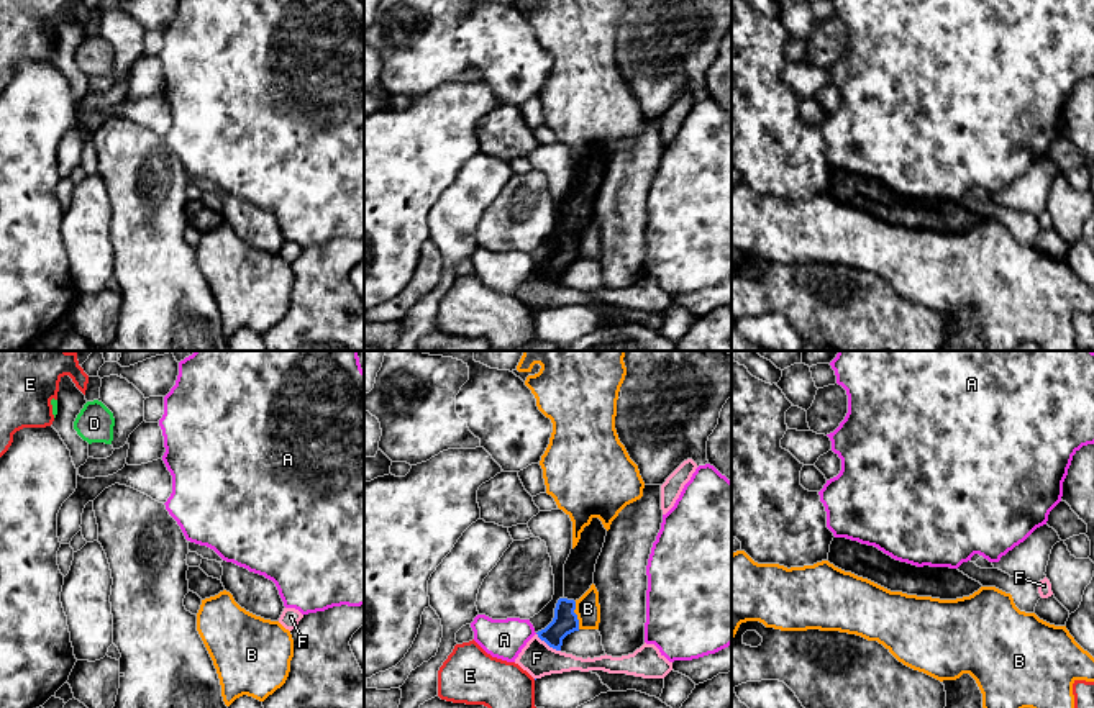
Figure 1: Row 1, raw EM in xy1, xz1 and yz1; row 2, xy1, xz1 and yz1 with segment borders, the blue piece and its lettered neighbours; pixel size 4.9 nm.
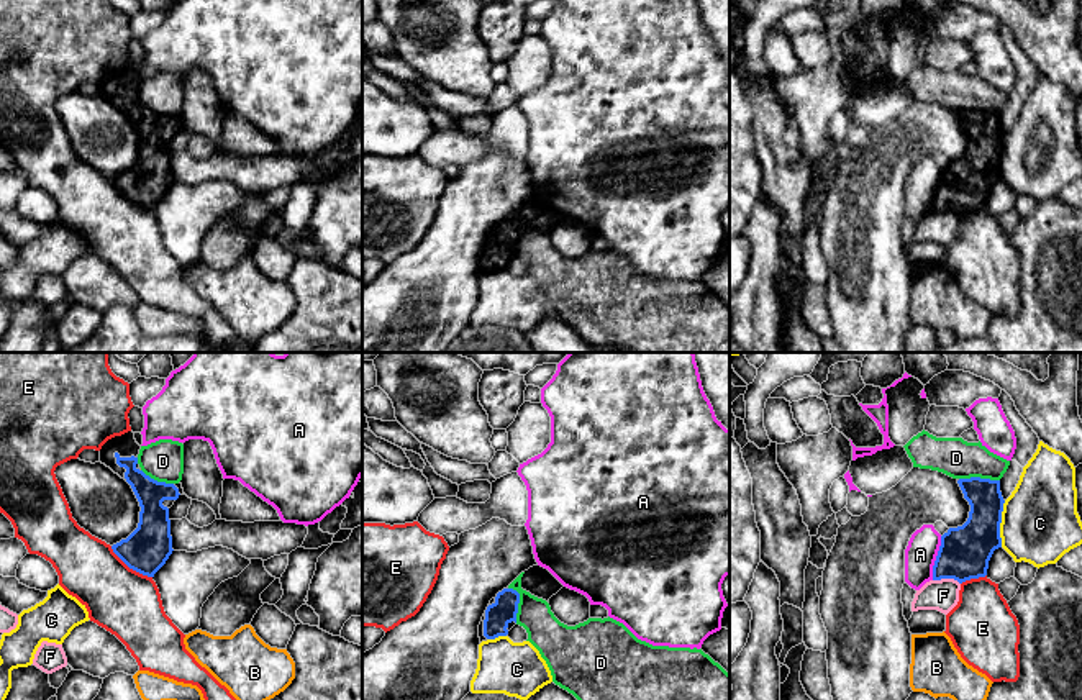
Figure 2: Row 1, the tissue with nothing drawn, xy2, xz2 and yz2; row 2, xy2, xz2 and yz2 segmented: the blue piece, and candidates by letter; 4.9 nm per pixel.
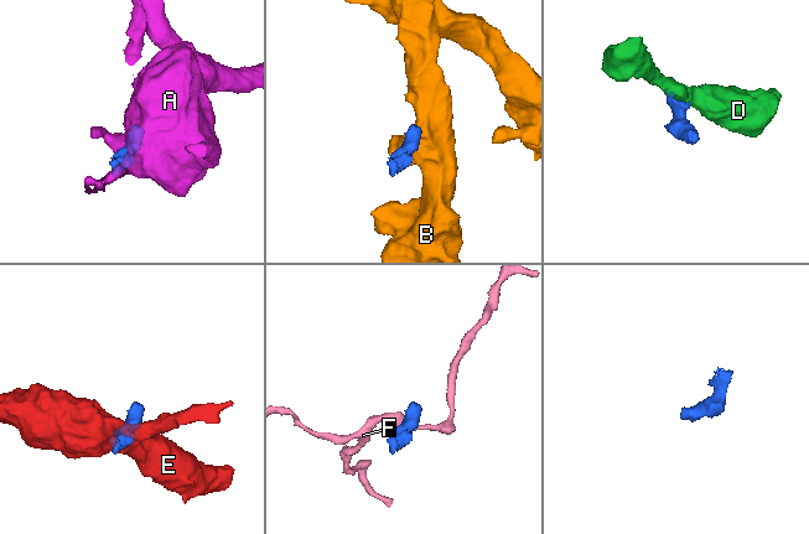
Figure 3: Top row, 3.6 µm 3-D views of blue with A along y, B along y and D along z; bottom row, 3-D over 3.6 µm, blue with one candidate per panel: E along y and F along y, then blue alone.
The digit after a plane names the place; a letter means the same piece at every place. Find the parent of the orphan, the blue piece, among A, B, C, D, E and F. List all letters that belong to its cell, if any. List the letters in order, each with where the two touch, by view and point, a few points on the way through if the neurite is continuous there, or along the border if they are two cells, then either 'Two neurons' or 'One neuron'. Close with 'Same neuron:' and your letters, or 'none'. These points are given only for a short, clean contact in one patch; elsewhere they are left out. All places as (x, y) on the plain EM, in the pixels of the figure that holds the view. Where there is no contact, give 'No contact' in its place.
A: Touches blue at yz2 (936, 190). Boundary: yz2 (941, 169), (931, 212). Two neurons
B: Touches blue at xz1 (576, 248). Boundary: xz1 (574, 235), (579, 261). Two neurons
C: Touches blue at yz2 (1000, 154). Two neurons
D: Touches blue at yz2 (979, 110). Boundary: yz2 (959, 110), (999, 113). Two neurons
E: Touches blue at xy2 (130, 200). Boundary: xy2 (110, 179), (130, 200), (151, 210). Two neurons
F: Touches blue at yz2 (946, 210). Boundary: yz2 (933, 212), (954, 212), (959, 217). Two neurons
Same neuron: none

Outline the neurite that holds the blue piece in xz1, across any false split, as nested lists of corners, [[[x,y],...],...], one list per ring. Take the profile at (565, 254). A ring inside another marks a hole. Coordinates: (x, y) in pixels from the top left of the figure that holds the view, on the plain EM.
[[[592,151],[564,197],[564,229],[556,236],[553,254],[536,266],[541,274],[556,284],[561,284],[563,272],[568,267],[579,264],[579,252],[574,246],[576,234],[594,216],[595,197],[602,185],[605,169],[607,162],[602,154]]]

